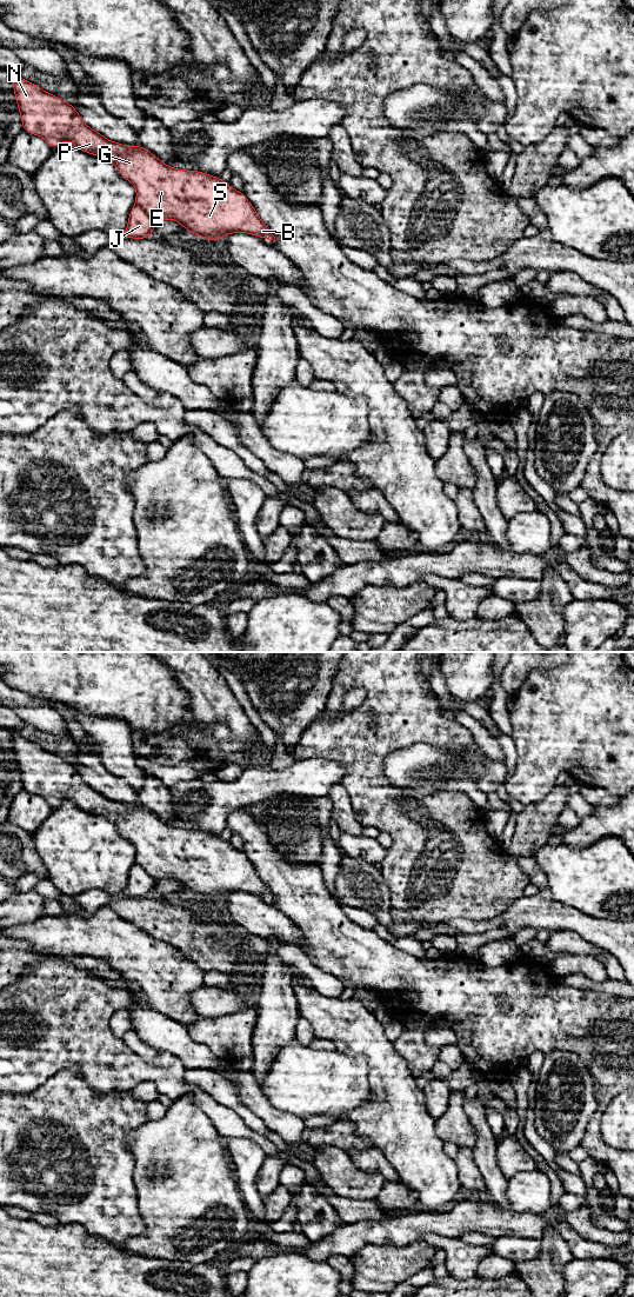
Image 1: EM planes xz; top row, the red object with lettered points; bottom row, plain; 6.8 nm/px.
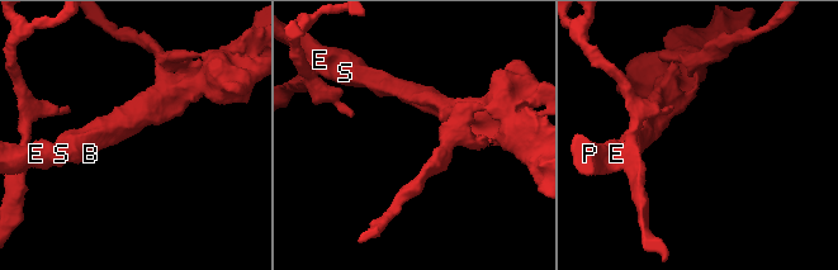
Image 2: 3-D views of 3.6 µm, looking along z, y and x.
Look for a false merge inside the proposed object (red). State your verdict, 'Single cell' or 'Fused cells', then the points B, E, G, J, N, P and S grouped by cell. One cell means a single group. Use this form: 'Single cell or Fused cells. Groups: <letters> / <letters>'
Fused cells. Groups: B E G N P S / J

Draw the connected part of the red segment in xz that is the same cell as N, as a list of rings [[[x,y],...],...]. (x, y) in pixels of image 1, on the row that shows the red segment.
[[[13,74],[12,82],[25,132],[42,138],[53,149],[62,141],[71,141],[80,151],[115,165],[119,173],[135,187],[135,204],[156,221],[175,220],[186,232],[208,241],[219,241],[233,233],[247,233],[275,242],[275,237],[260,219],[245,193],[234,189],[219,177],[167,166],[142,145],[129,146],[111,141],[88,127],[73,105],[16,74]]]

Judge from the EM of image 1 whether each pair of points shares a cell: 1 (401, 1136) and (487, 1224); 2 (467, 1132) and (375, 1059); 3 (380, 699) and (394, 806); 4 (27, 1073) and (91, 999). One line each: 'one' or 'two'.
1: two
2: two
3: one
4: one

